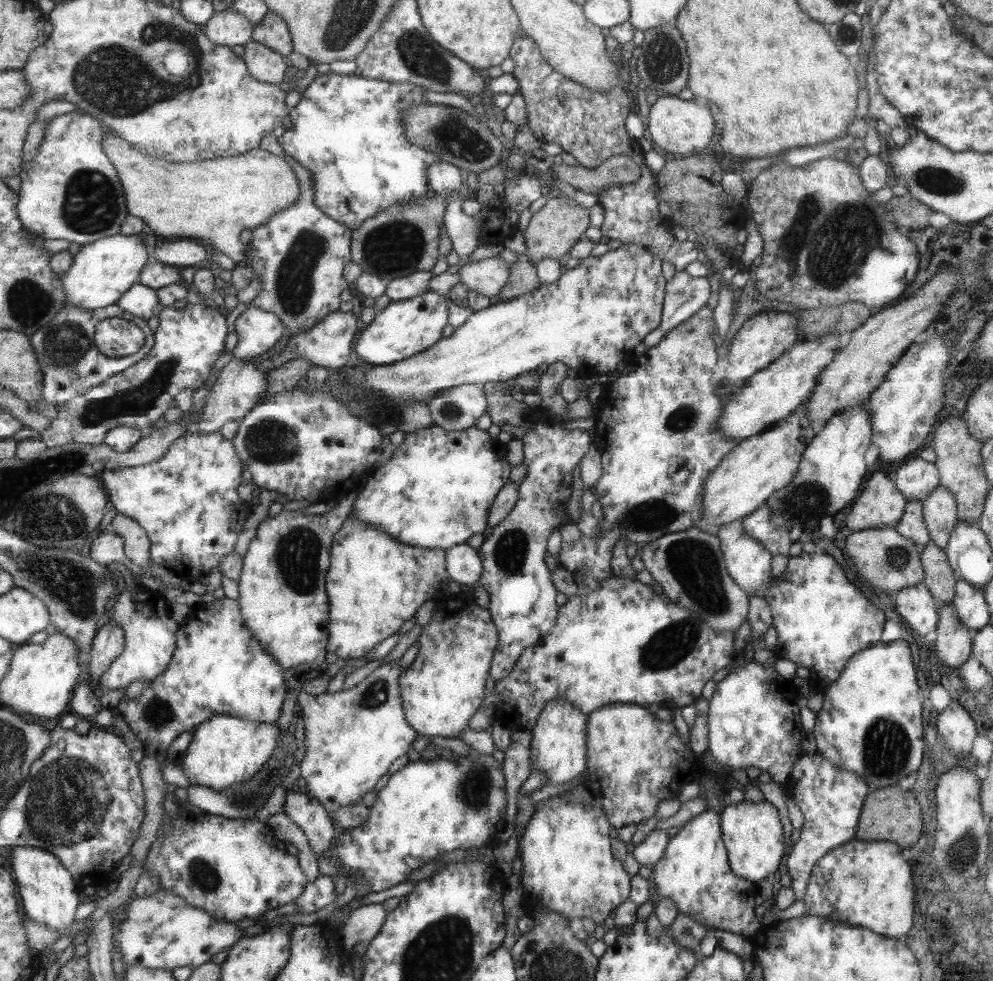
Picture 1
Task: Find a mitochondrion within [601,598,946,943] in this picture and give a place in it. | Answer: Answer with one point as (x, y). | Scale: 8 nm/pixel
(886, 748)

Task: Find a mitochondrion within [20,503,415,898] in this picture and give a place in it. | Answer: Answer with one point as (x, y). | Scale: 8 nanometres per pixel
(67, 802)

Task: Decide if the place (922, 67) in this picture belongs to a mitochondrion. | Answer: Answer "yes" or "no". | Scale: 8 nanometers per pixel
no

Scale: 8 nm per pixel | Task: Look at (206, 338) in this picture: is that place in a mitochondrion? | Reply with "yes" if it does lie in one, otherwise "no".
no

